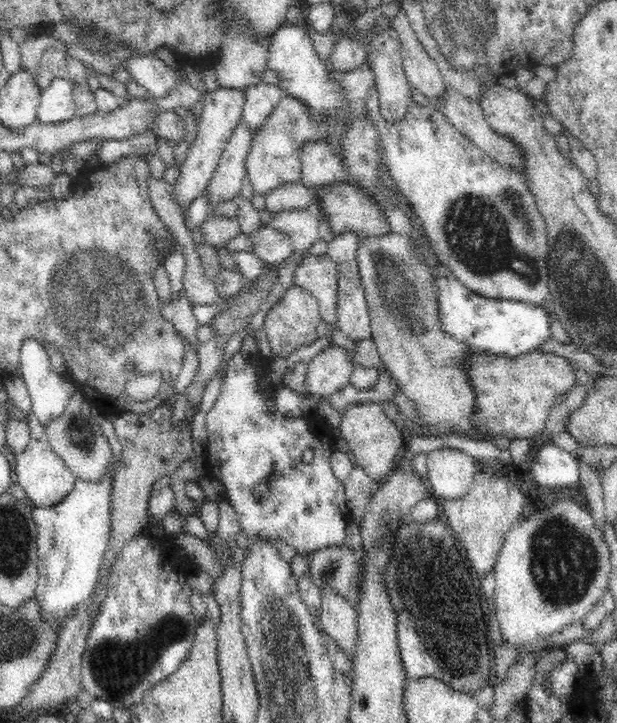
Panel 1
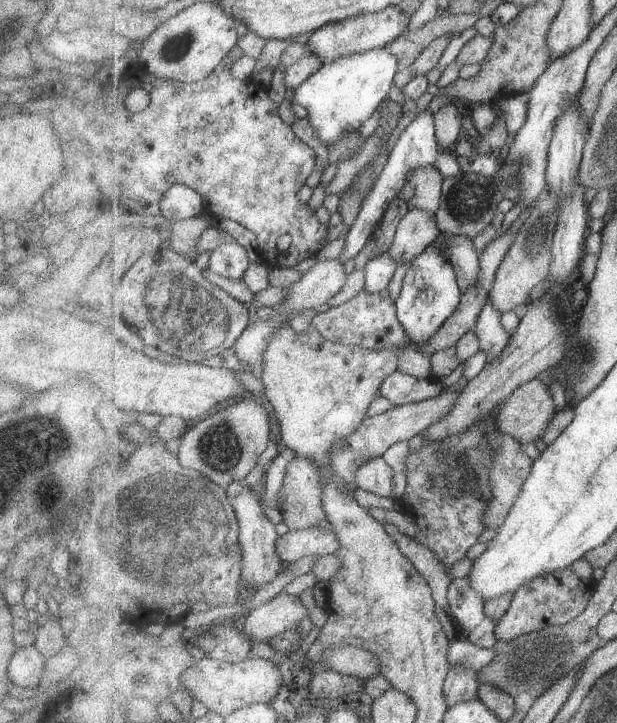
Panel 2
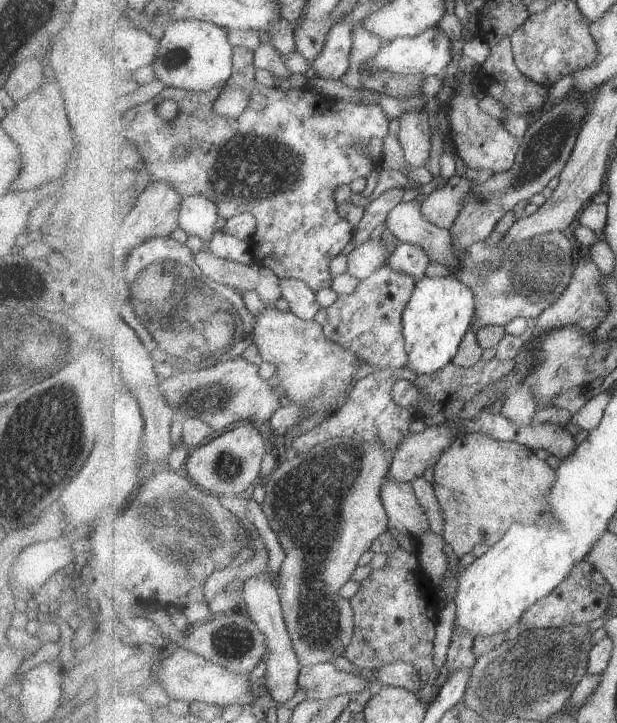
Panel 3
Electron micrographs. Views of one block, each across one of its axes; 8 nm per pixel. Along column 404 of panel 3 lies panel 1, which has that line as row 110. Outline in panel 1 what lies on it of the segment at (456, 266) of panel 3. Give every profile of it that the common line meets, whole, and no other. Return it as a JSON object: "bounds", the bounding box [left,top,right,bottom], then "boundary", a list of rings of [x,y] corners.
{"bounds":[172,87,244,212],"boundary":[[[218,87],[216,90],[208,91],[205,95],[200,132],[198,132],[194,144],[187,151],[186,158],[183,158],[183,161],[178,164],[178,178],[172,187],[172,200],[181,212],[186,212],[190,208],[190,204],[206,191],[235,124],[242,119],[244,99],[244,89]]]}

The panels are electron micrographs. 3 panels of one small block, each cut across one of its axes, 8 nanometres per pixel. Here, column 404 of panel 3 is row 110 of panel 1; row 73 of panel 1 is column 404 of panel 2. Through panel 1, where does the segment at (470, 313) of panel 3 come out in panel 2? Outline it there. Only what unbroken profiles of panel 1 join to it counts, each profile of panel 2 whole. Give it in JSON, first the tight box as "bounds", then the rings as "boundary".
{"bounds":[395,246,463,343],"boundary":[[[429,246],[411,263],[403,280],[402,292],[395,301],[398,320],[406,329],[411,342],[426,343],[439,328],[455,313],[462,302],[463,292],[458,284],[458,274],[446,254],[437,246]]]}

